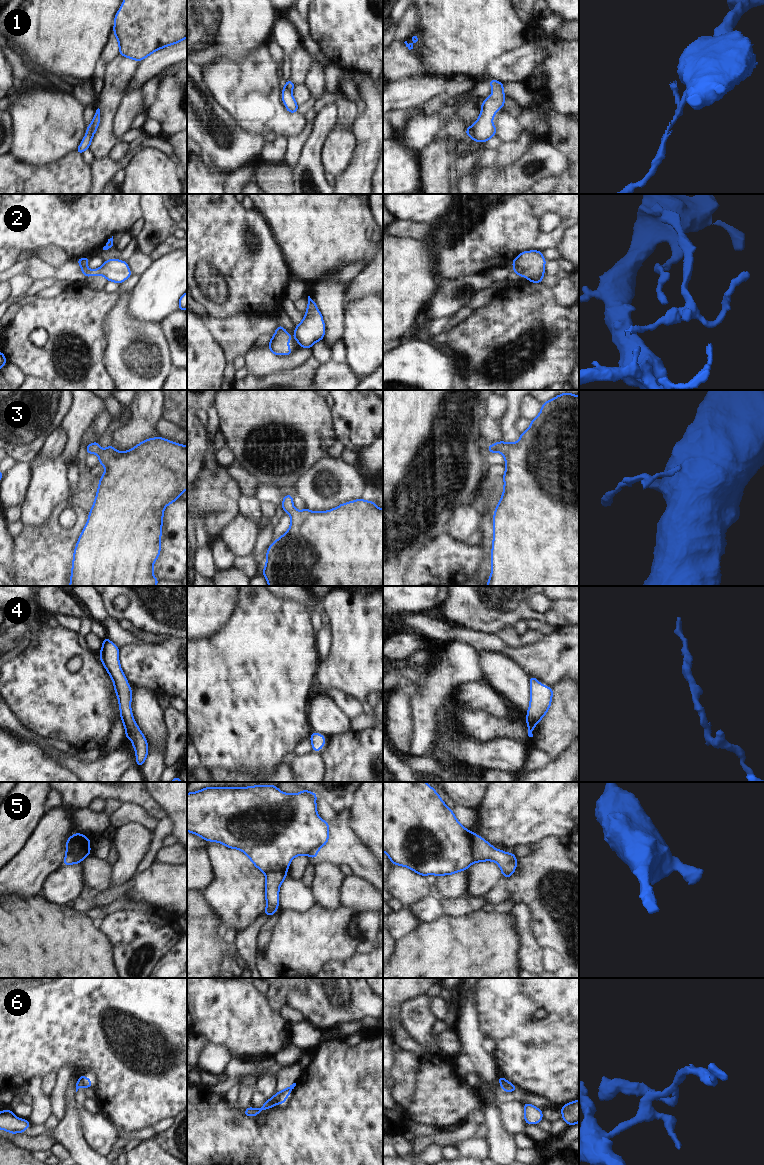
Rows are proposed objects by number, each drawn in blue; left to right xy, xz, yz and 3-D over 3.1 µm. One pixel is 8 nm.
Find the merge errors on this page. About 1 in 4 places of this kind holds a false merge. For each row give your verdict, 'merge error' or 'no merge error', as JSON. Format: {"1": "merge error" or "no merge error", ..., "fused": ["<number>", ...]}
{"1": "merge error", "2": "merge error", "3": "no merge error", "4": "no merge error", "5": "merge error", "6": "merge error", "fused": ["1", "2", "5", "6"]}

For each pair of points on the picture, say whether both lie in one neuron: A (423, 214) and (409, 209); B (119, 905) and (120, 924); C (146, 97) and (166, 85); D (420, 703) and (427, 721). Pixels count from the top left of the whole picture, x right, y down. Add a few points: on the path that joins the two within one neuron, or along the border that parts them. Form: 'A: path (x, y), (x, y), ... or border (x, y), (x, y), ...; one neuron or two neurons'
A: path (420, 211), (412, 209); one neuron
B: border (142, 908), (115, 910), (106, 916); two neurons
C: border (157, 76), (155, 99), (144, 110); two neurons
D: path (424, 707), (424, 717); one neuron

